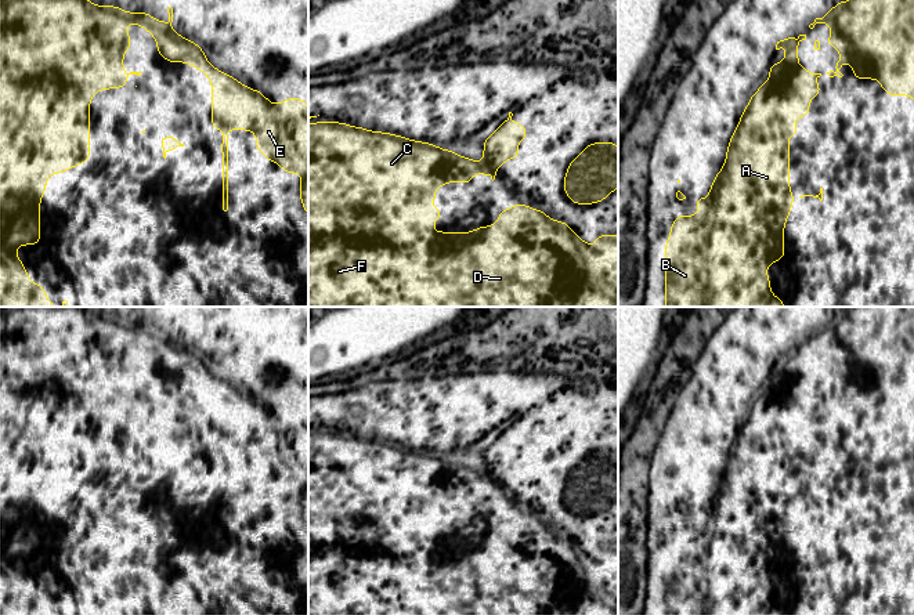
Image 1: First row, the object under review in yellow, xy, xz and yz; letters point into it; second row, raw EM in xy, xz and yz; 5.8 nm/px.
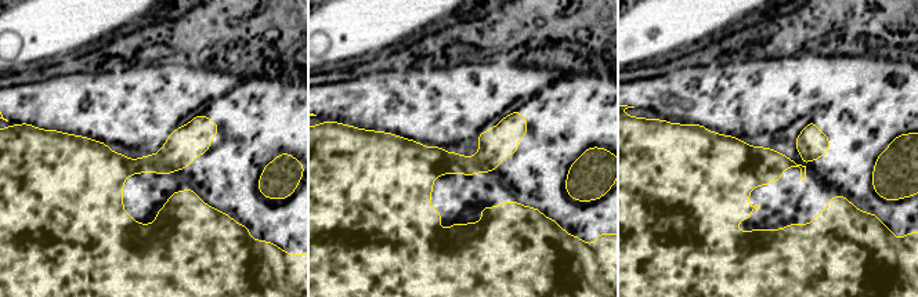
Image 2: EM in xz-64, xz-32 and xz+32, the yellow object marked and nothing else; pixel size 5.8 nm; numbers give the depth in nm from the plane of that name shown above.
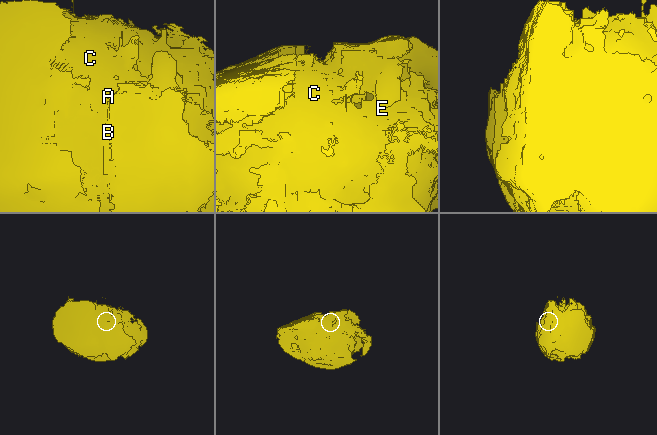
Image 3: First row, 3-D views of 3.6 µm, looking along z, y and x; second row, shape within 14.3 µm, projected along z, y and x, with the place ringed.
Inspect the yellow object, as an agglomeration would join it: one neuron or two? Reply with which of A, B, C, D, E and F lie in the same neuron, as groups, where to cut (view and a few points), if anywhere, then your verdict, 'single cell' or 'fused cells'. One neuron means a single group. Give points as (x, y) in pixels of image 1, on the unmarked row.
A B C D E F; no cut; single cell

